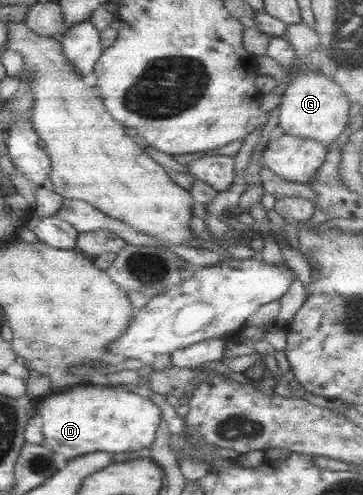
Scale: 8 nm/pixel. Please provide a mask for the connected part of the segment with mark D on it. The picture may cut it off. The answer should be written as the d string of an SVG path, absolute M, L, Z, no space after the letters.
M95 387L75 388L56 391L39 399L36 403L37 415L41 419L41 433L44 446L50 452L63 456L66 460L79 457L87 453L103 451L105 453L125 453L136 451L145 454L153 443L156 429L160 423L160 409L146 399L144 393L129 392L127 389L95 389Z

